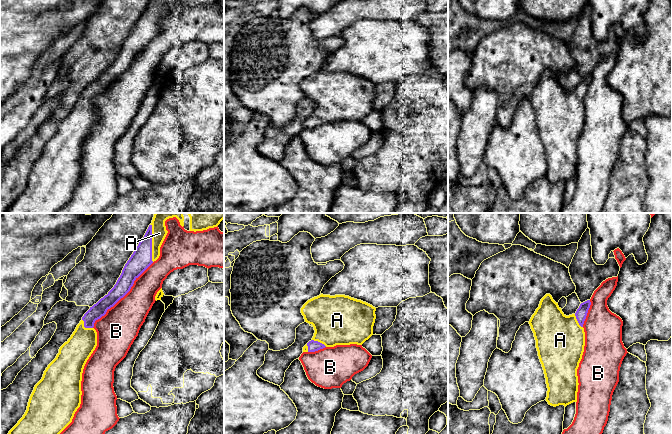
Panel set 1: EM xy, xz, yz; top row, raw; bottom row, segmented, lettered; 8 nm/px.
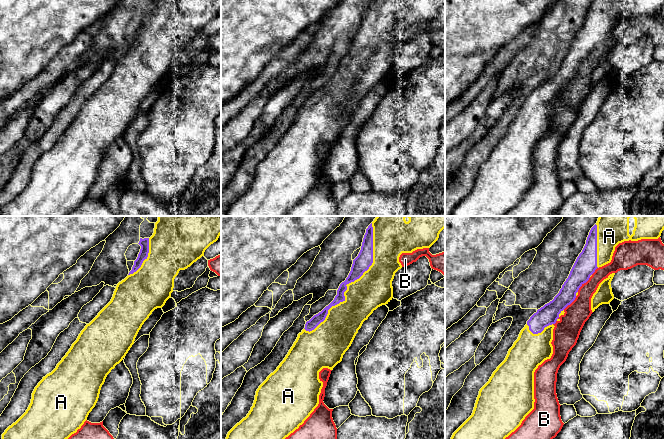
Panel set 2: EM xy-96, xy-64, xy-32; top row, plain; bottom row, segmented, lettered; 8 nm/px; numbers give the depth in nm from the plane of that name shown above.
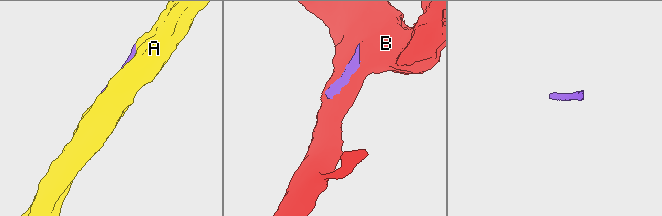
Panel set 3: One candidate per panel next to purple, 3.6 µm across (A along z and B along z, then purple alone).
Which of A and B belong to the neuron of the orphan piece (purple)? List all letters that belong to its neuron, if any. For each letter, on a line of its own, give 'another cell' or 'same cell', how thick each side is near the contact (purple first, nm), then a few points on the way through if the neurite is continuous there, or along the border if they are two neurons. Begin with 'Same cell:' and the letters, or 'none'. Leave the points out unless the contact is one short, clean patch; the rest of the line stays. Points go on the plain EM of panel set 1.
Same cell: A
A: same cell; 170 nm thick on the purple side, 120 nm on the other
B: another cell; 150 nm thick on the purple side, 320 nm on the other

